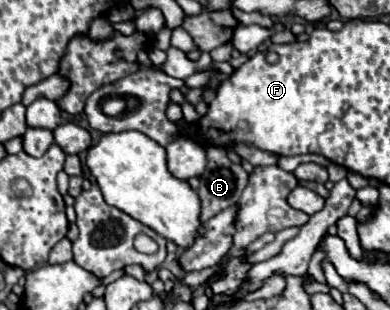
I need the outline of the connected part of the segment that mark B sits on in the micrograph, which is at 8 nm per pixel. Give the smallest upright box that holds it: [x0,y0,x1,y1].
[199,148,249,224]

